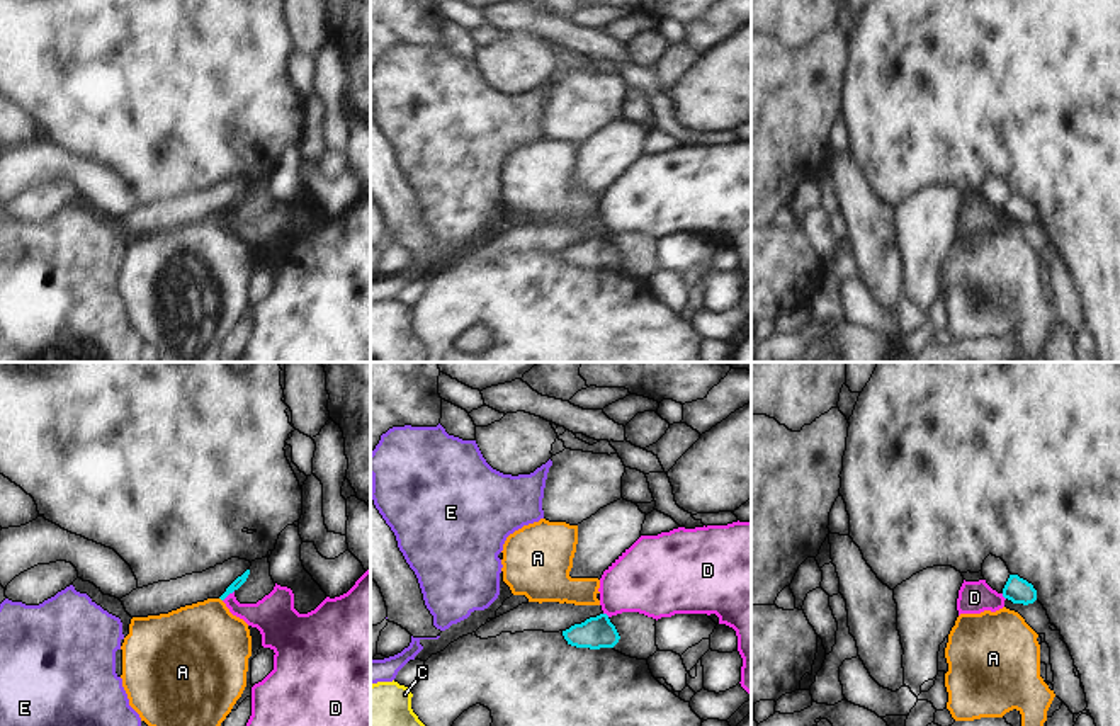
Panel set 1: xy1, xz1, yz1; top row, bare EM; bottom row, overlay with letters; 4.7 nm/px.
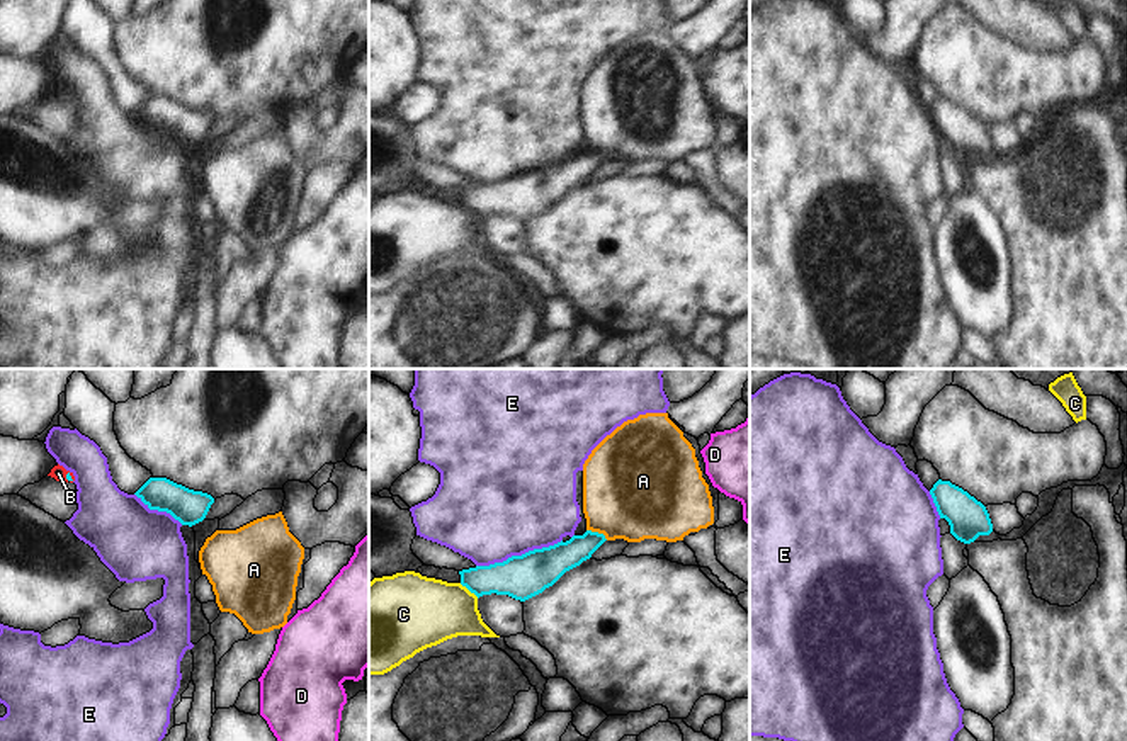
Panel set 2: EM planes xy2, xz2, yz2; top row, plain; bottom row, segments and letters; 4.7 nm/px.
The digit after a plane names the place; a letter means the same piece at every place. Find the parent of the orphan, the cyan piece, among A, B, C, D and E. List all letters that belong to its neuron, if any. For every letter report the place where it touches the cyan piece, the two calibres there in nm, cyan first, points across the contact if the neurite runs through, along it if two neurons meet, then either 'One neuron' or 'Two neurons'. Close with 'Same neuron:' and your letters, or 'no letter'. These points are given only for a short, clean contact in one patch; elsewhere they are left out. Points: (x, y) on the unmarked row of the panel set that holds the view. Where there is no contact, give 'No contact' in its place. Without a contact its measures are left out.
A: Touches cyan at xz2 (597, 152). Thickness 150 nm (cyan) against 460 nm. Two neurons
B: Touches cyan at xy2 (70, 96). Thickness 20 nm (cyan) against 70 nm. Path across: xy2 (68, 96), (70, 96), (58, 92). One neuron
C: Touches cyan at xz2 (470, 209). Thickness 200 nm (cyan) against 340 nm. Boundary: xz2 (459, 203), (478, 216). Two neurons
D: Touches cyan at xy1 (228, 213). Thickness 50 nm (cyan) against 200 nm. Boundary: xy1 (233, 209), (223, 220). Two neurons
E: Touches cyan at xz2 (519, 175). Thickness 200 nm (cyan) against 480 nm. Two neurons
Same neuron: B.

